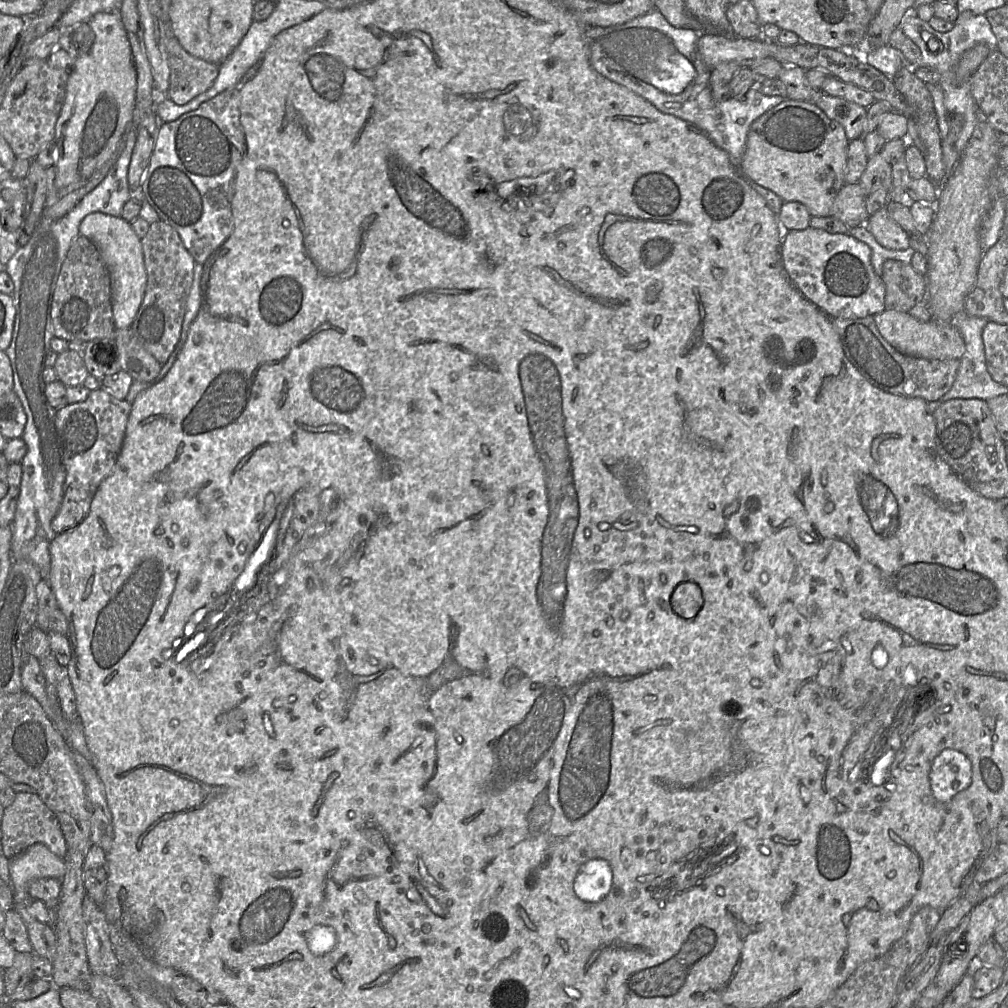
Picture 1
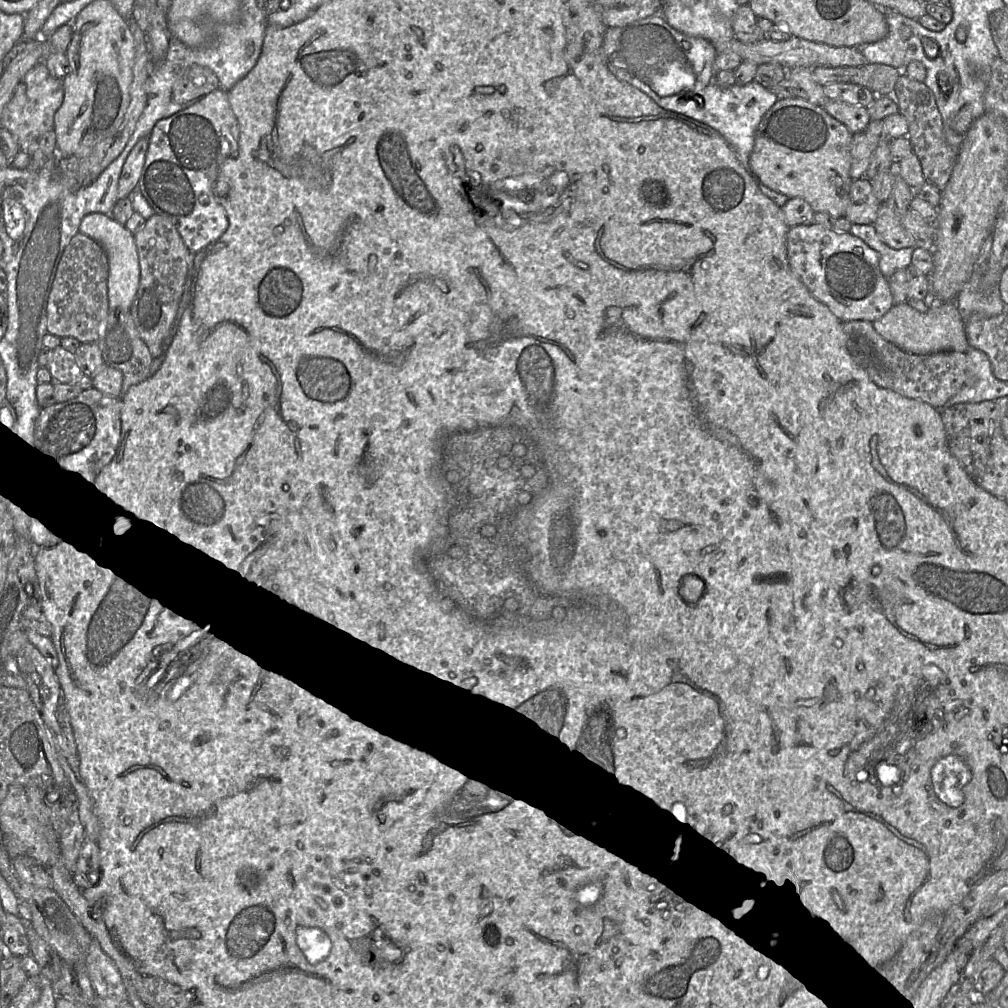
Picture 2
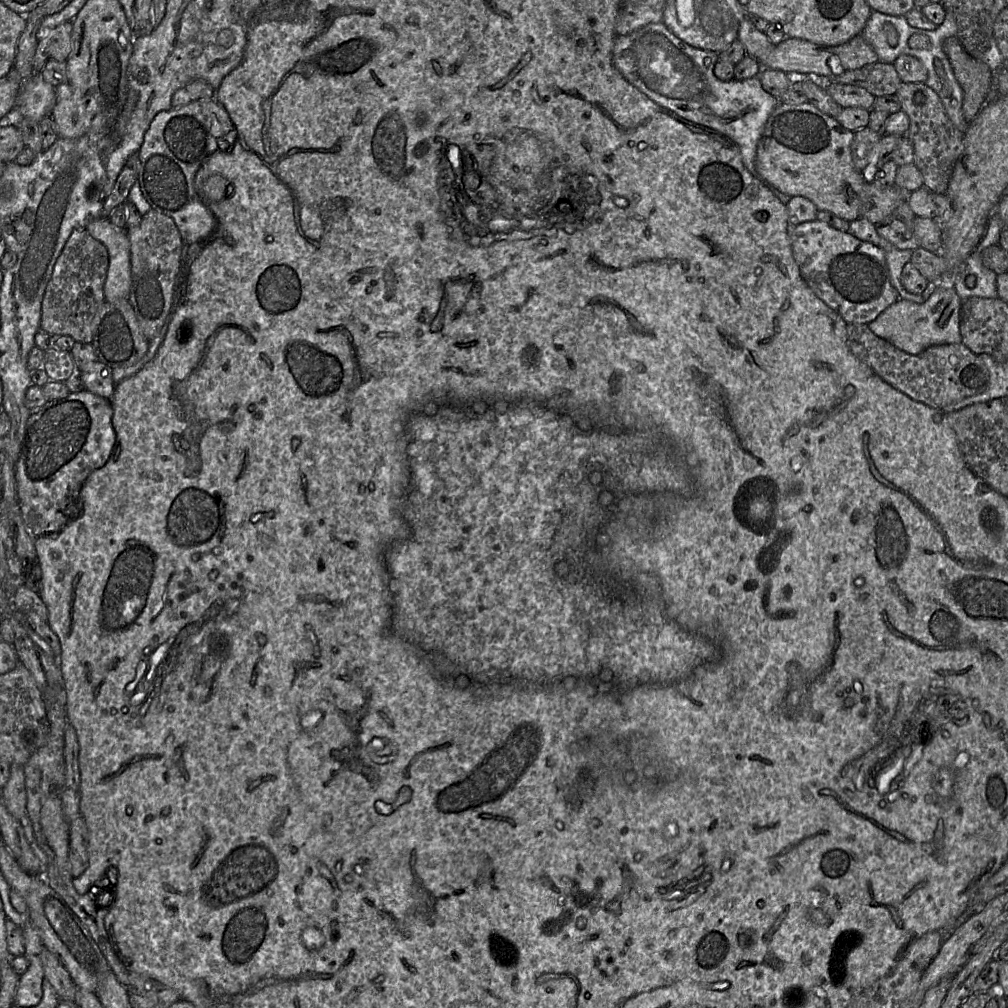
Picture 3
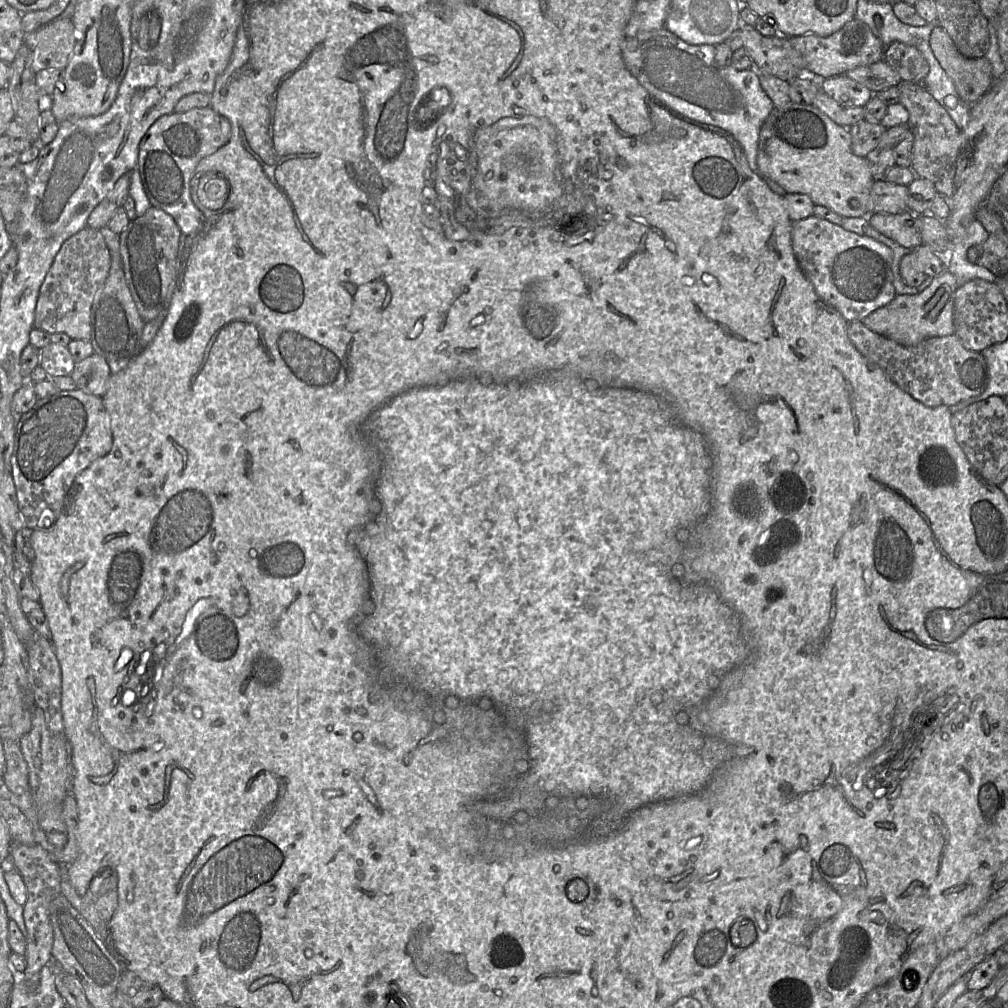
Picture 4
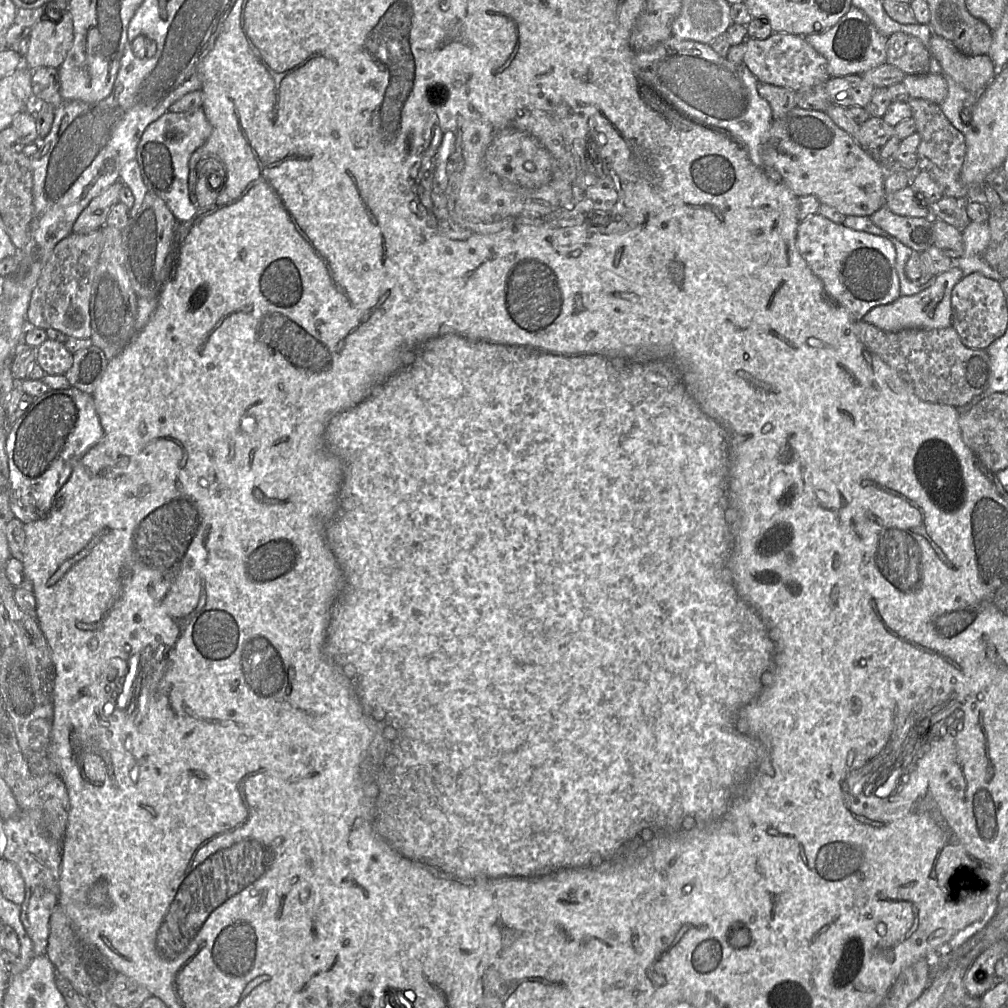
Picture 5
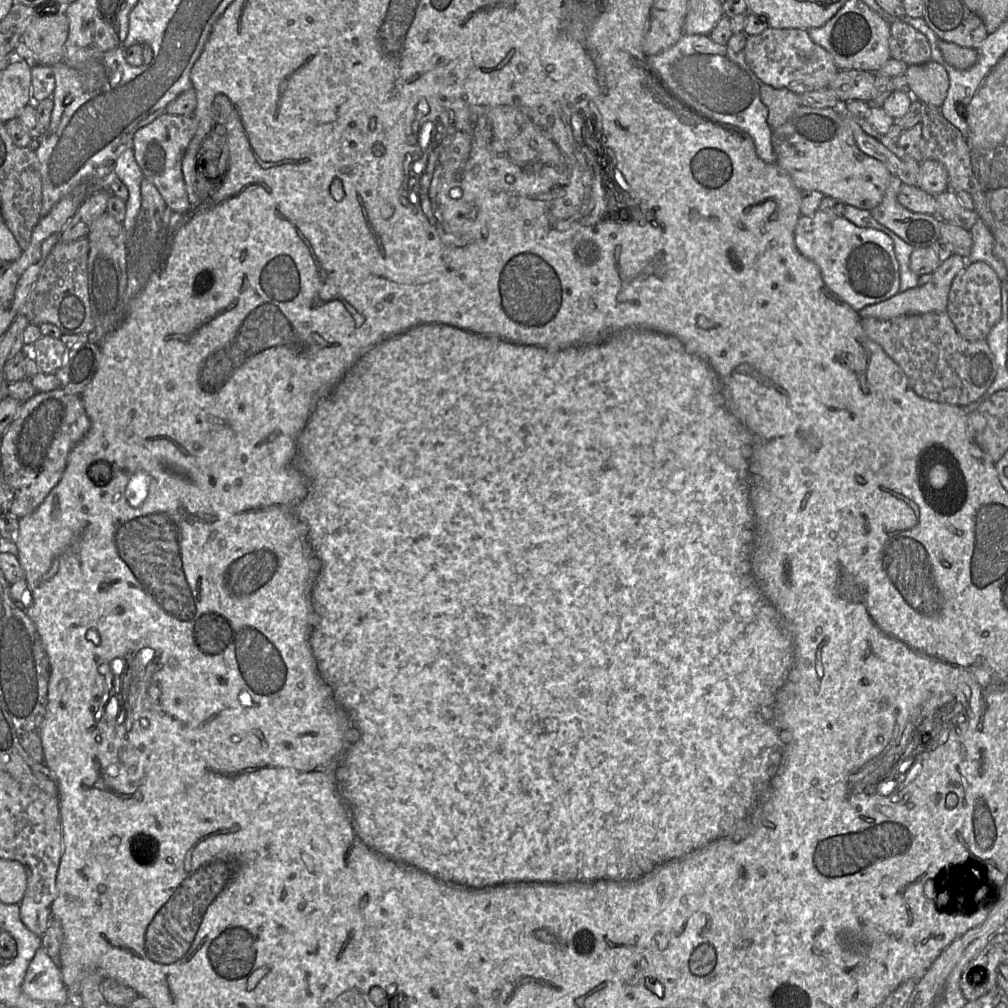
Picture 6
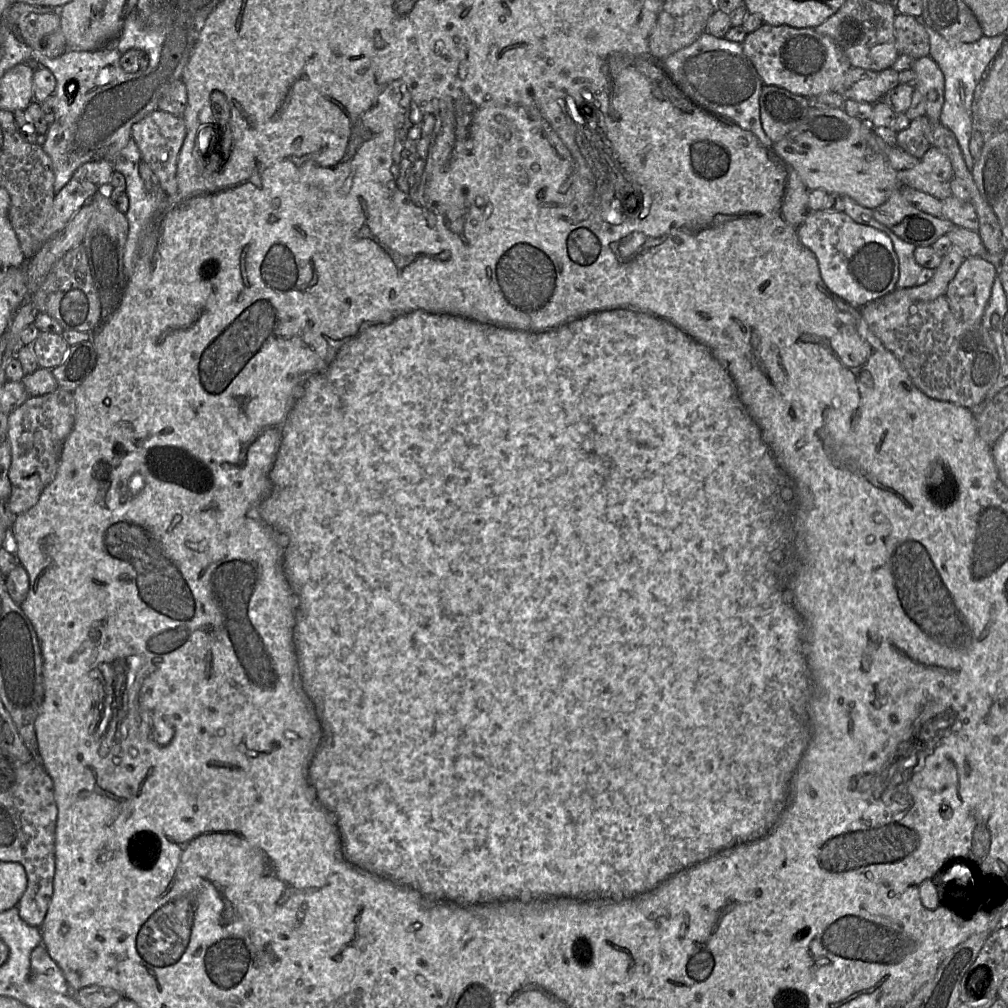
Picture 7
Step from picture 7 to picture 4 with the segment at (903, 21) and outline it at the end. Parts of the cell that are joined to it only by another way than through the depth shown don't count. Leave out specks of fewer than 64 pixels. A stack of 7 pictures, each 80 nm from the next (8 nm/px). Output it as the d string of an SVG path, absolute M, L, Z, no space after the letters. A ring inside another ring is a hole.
M894 41L885 48L883 59L898 72L902 81L923 83L929 73L928 62L913 45Z

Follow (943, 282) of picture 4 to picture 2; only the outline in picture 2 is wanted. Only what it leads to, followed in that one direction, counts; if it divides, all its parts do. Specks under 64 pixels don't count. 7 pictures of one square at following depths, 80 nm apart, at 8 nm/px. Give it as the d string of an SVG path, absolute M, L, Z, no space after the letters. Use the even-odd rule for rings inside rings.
M955 301L935 303L925 313L907 303L893 305L886 314L872 322L872 325L882 338L911 354L928 355L945 351L966 353L968 350L964 321Z

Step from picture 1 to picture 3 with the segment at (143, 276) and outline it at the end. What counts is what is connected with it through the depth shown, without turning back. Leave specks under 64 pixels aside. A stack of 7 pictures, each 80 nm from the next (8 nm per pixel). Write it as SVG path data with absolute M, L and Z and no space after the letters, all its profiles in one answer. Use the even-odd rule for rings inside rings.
M109 218L92 220L86 231L107 249L109 266L104 283L104 297L107 302L129 299L131 288L130 242L126 229L112 224Z

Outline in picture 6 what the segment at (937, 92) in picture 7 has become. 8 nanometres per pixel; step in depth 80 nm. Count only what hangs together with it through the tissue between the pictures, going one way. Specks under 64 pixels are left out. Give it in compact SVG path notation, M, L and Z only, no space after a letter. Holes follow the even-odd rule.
M933 60L910 65L905 73L910 93L923 104L940 108L949 89L945 68Z

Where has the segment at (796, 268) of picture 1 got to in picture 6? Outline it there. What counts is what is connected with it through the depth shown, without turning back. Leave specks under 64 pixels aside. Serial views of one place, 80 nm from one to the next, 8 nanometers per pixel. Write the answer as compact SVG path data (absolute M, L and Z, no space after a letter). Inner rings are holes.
M817 210L811 215L800 216L794 238L799 252L819 267L822 279L829 290L855 311L859 312L867 305L887 300L900 291L900 268L893 241L879 230L858 227L843 215L837 216L831 212Z

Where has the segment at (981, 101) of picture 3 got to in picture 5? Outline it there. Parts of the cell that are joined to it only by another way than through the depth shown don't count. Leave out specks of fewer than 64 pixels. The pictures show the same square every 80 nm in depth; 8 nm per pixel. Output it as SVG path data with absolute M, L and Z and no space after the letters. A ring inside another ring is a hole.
M935 33L930 38L930 53L955 82L972 93L980 93L996 75L993 61L987 54L967 56Z

